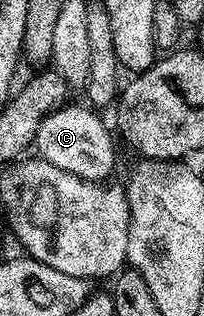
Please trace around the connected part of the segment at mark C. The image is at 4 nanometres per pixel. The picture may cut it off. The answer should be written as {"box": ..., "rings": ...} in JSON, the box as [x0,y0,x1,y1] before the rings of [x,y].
{"box":[35,103,117,182],"rings":[[[66,103],[61,108],[48,113],[43,123],[39,123],[35,149],[41,152],[38,153],[40,160],[51,163],[79,179],[104,182],[108,178],[105,176],[112,171],[113,164],[117,161],[117,153],[113,150],[114,134],[111,129],[109,134],[100,112],[86,108]]]}

